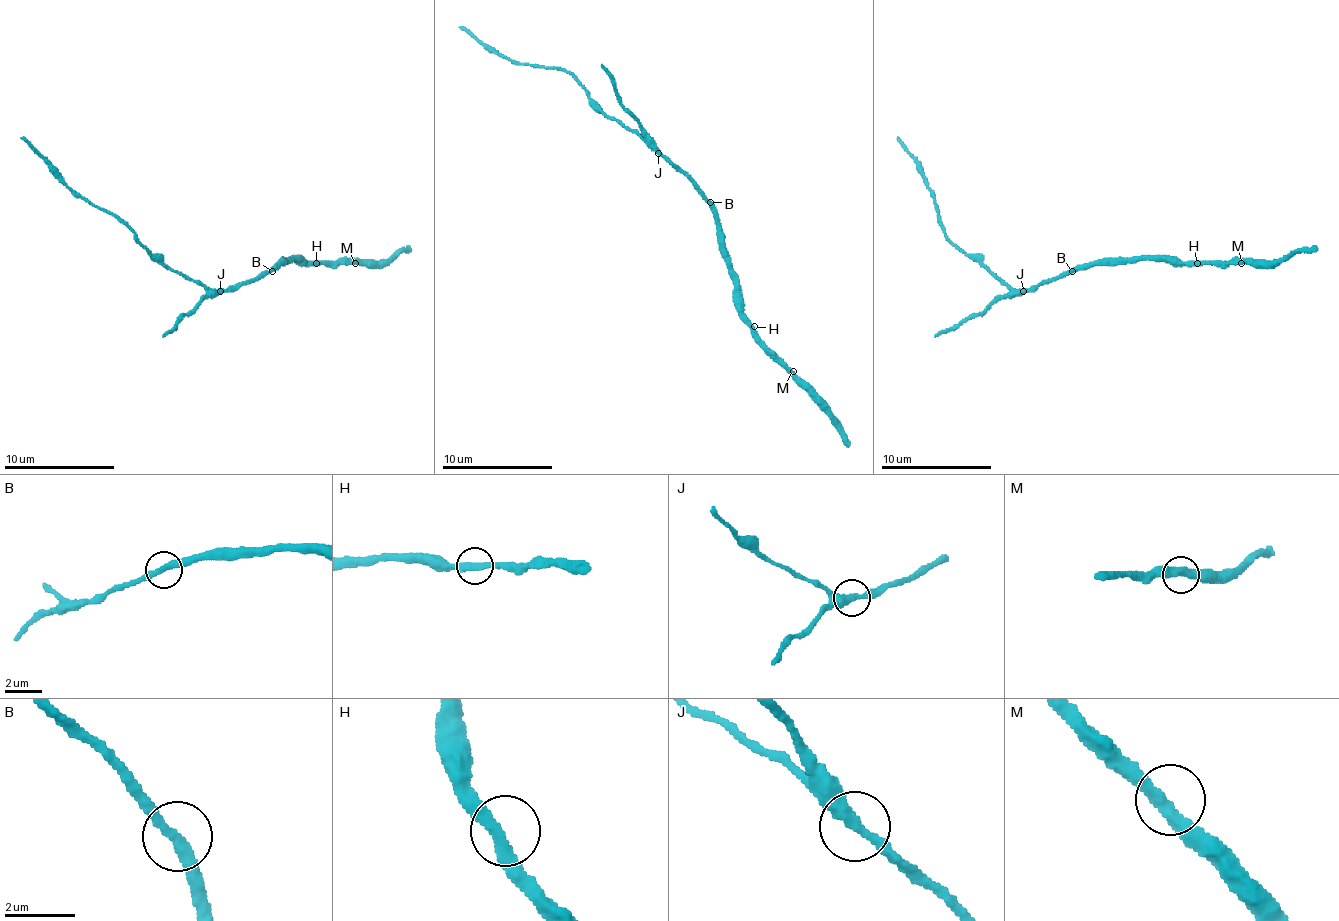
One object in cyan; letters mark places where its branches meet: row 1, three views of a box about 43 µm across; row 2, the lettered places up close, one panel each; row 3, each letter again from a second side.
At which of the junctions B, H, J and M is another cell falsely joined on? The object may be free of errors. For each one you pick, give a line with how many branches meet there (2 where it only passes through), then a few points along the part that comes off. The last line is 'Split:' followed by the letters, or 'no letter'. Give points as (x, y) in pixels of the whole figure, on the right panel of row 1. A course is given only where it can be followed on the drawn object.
Split: no letter

